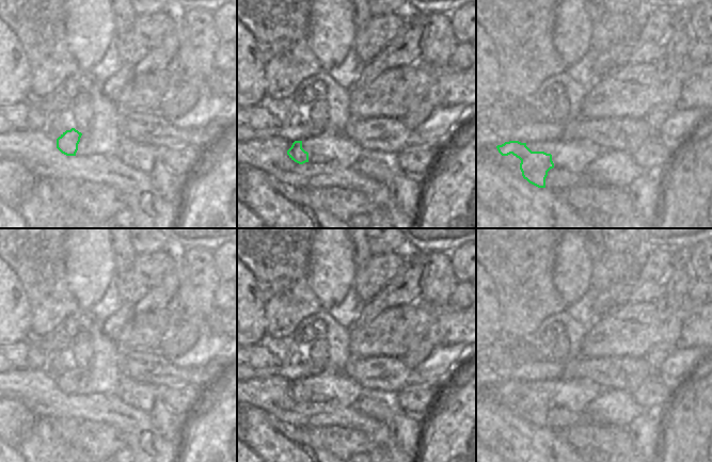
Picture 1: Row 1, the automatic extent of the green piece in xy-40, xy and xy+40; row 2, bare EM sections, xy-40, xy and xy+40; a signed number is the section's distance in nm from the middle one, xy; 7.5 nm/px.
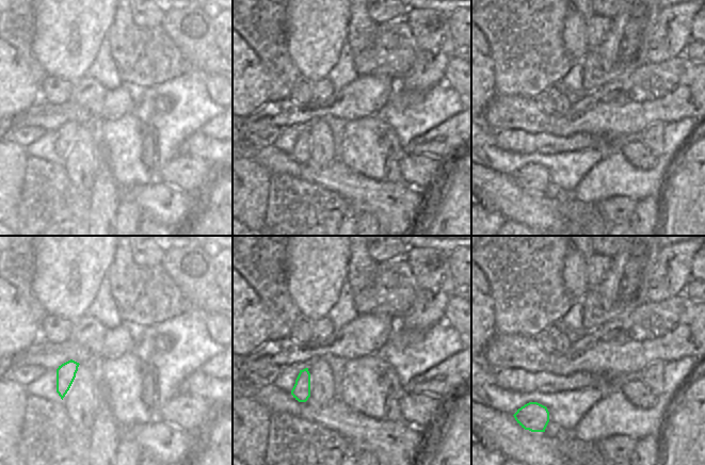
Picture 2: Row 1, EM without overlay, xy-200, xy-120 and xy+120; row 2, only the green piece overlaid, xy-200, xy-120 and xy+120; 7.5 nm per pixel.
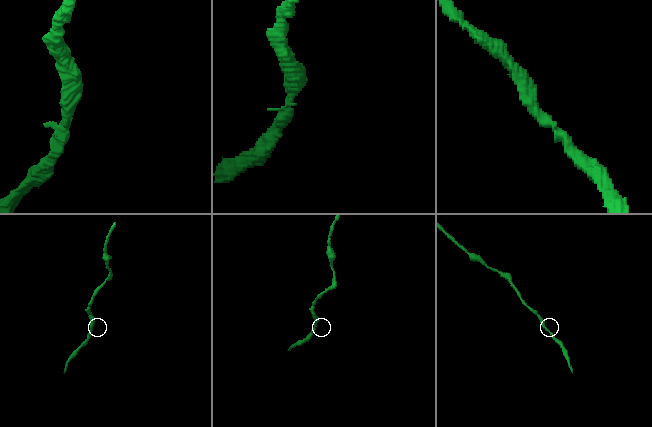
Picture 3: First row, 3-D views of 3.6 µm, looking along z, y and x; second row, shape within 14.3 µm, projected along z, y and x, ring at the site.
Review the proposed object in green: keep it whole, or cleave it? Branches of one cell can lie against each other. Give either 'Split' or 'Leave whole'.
Leave whole

